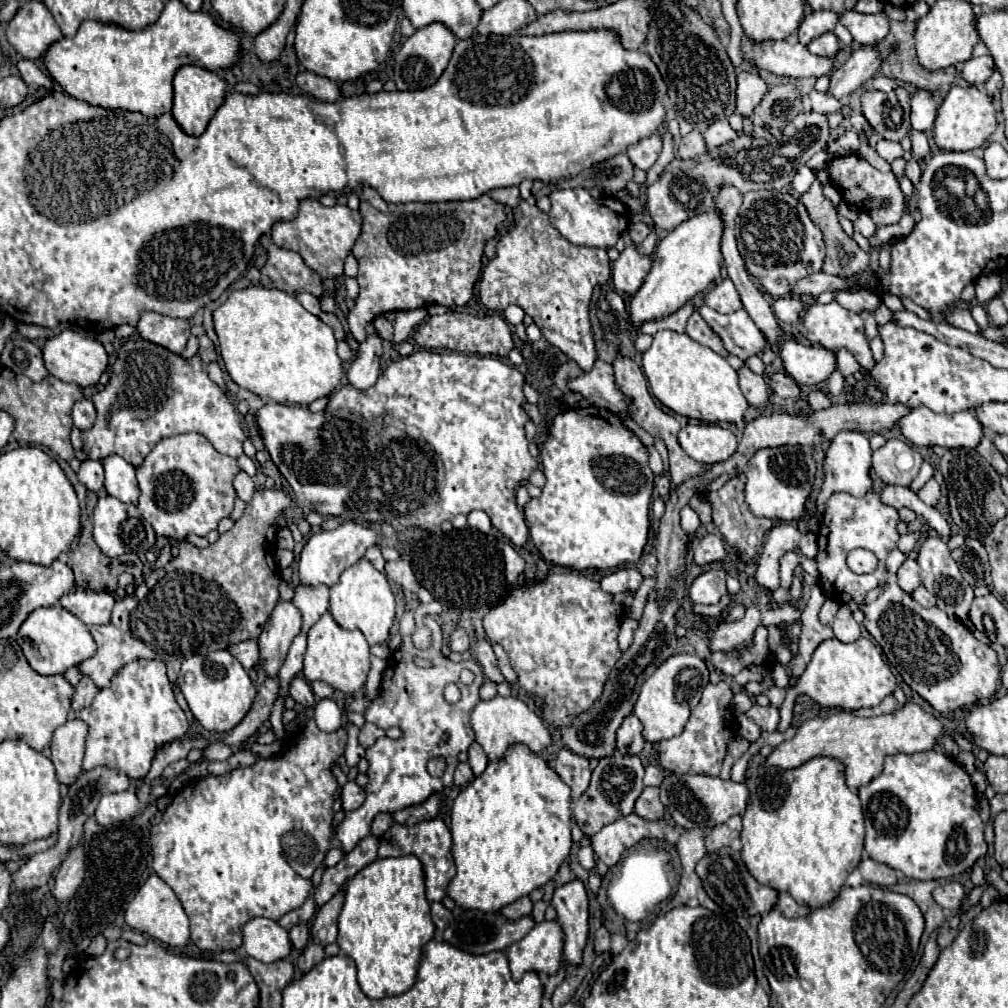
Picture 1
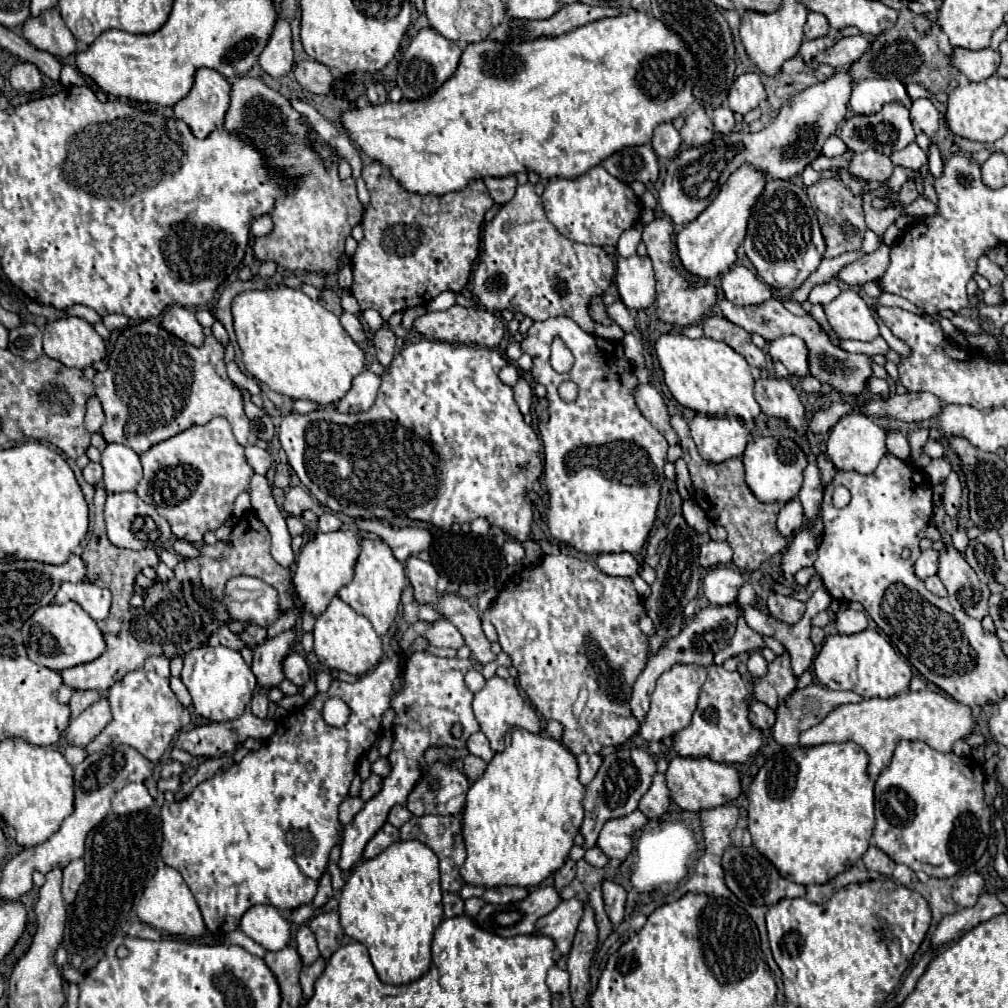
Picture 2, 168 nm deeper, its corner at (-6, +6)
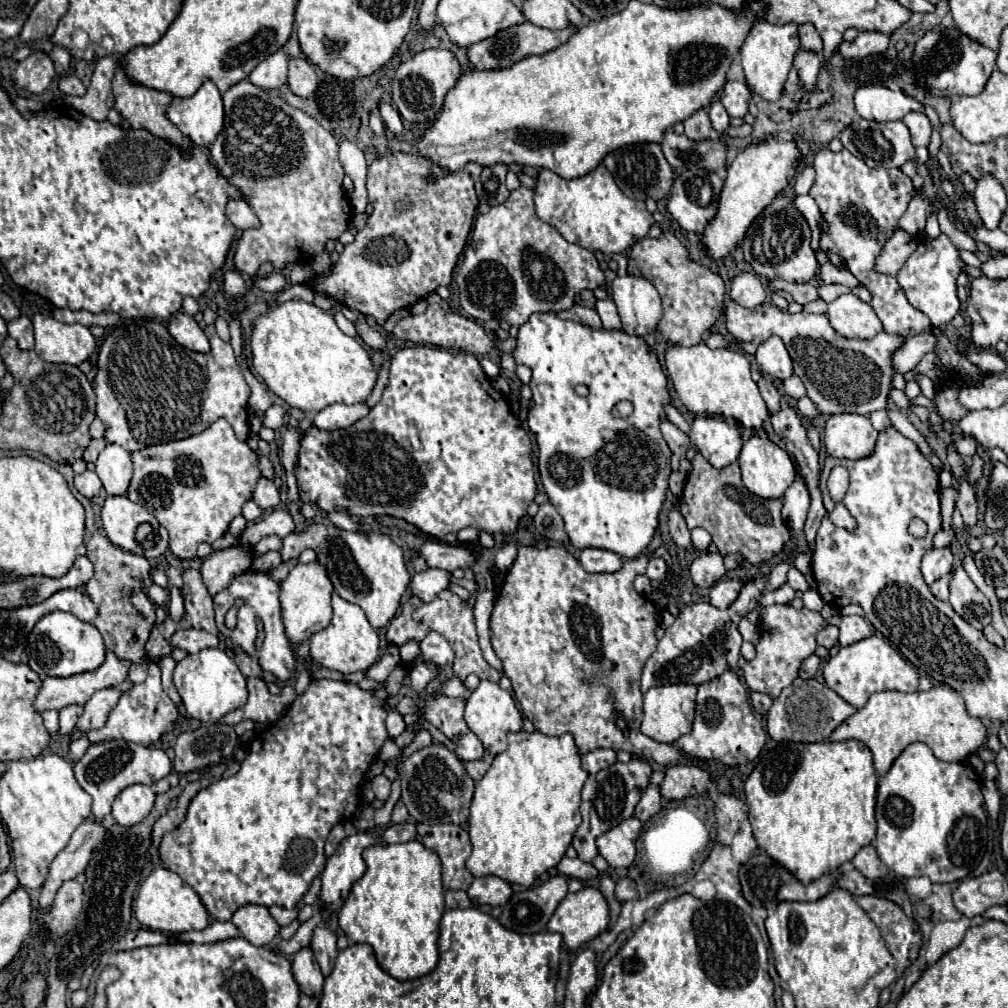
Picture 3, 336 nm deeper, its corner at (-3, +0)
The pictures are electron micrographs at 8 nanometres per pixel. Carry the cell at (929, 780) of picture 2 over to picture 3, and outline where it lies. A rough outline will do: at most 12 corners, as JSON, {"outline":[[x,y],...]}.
{"outline":[[915,742],[879,778],[879,858],[955,882],[987,848],[979,776]]}

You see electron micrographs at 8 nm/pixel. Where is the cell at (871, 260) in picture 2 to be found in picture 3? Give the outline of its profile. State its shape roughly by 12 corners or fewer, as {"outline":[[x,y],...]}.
{"outline":[[895,230],[877,258],[875,270],[897,274],[915,252],[909,232]]}

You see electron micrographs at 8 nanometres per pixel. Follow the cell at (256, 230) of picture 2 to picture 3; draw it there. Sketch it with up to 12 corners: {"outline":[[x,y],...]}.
{"outline":[[229,198],[227,218],[239,228],[257,228],[259,220],[243,198]]}

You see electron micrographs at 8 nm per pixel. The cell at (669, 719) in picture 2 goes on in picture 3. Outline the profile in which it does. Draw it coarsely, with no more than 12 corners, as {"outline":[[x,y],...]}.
{"outline":[[655,686],[641,732],[675,742],[691,732],[697,686]]}

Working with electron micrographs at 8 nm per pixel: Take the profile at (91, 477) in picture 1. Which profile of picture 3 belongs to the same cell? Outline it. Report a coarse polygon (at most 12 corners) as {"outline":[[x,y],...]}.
{"outline":[[95,472],[75,476],[75,488],[85,498],[101,494],[103,484]]}

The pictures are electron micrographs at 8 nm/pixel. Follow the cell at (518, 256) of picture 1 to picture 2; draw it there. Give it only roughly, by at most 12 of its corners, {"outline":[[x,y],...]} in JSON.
{"outline":[[534,186],[484,226],[472,276],[488,310],[538,322],[588,306],[614,260],[548,222]]}

